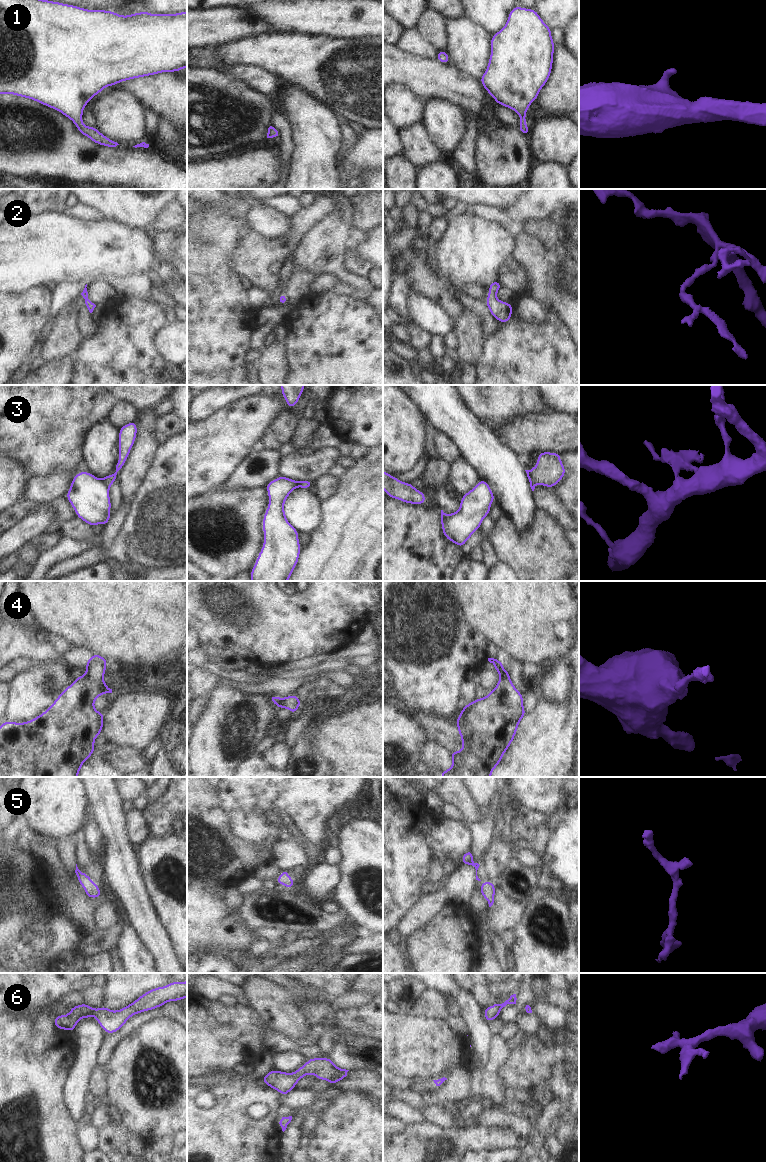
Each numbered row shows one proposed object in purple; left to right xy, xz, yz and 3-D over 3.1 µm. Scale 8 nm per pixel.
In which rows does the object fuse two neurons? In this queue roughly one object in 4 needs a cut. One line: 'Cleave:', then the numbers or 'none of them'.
Cleave: 3

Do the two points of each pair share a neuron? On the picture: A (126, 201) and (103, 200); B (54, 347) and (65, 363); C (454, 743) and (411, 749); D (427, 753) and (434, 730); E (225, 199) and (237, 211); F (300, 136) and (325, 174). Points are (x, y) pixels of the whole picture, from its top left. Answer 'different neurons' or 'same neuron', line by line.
A: same neuron
B: different neurons
C: different neurons
D: different neurons
E: same neuron
F: same neuron

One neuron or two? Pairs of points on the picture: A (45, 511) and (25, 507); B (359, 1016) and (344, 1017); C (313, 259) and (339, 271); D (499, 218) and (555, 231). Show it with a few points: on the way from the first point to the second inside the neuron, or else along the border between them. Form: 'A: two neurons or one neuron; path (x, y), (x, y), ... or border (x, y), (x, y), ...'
A: two neurons; border (40, 505), (35, 512), (18, 523)
B: one neuron; path (355, 1017), (348, 1017)
C: one neuron; path (319, 259), (333, 265)
D: two neurons; border (549, 215), (543, 219), (533, 219), (524, 230)

